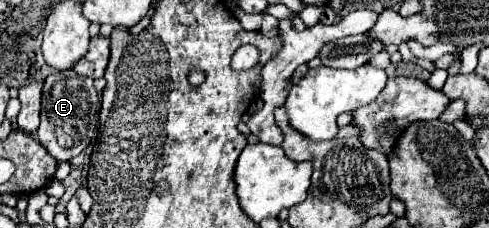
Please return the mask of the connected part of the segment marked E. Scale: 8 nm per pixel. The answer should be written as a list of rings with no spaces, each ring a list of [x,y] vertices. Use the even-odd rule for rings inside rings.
[[[75,70],[53,72],[43,84],[43,110],[41,126],[37,130],[37,140],[47,148],[55,160],[71,160],[83,152],[93,138],[97,138],[99,128],[99,94],[93,88],[93,80],[79,76]]]

